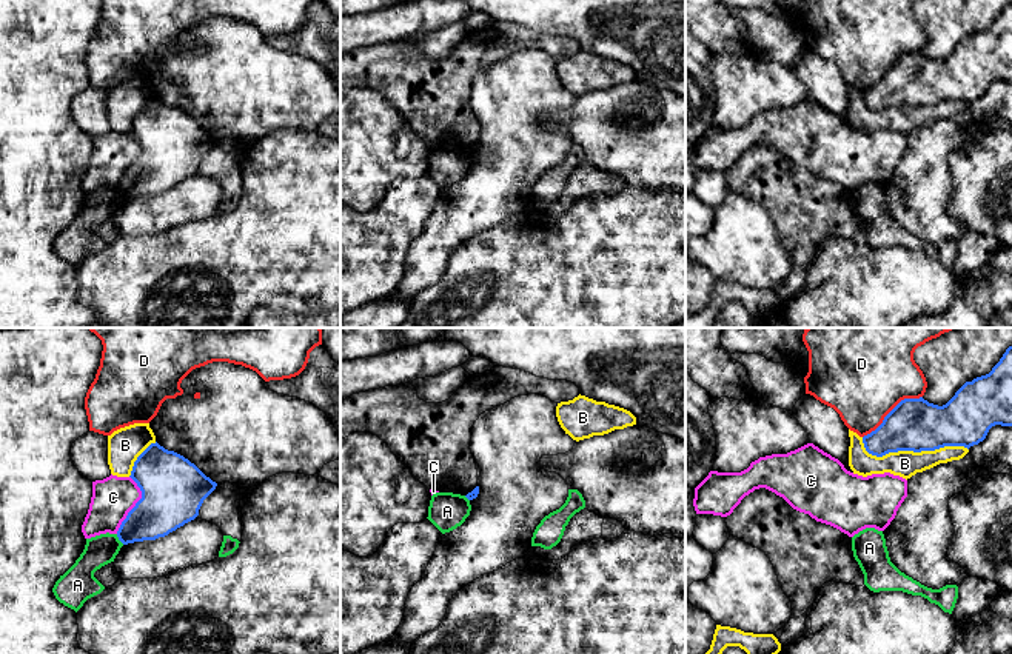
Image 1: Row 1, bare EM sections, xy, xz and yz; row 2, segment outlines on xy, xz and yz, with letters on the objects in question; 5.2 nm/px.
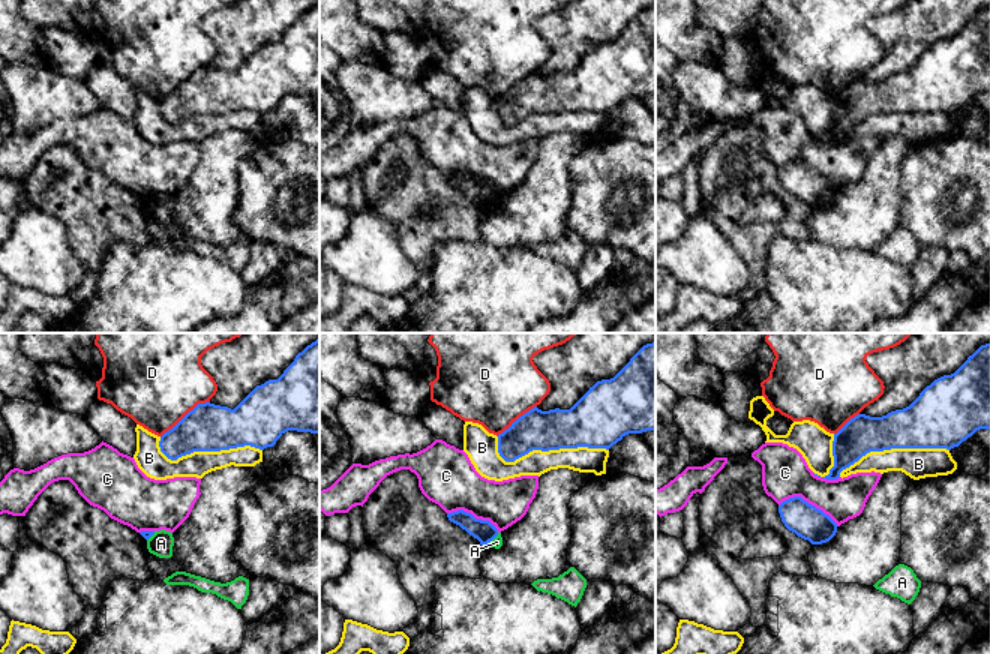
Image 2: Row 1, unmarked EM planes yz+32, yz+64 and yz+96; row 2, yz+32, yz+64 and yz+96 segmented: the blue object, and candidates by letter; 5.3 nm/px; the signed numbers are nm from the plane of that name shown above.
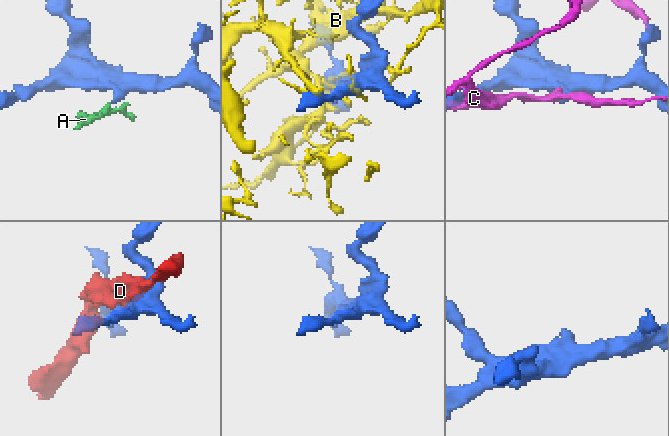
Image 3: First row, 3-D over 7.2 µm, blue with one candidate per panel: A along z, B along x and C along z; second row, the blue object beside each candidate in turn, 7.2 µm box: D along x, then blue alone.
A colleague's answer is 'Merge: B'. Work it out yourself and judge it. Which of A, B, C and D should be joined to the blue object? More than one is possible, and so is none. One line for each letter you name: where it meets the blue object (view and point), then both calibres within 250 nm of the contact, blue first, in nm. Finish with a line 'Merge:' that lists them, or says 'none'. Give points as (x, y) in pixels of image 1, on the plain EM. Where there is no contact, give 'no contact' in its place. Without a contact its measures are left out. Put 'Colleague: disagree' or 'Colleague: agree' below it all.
Merge: none
Colleague: disagree

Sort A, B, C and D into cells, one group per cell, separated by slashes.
A / B / C / D

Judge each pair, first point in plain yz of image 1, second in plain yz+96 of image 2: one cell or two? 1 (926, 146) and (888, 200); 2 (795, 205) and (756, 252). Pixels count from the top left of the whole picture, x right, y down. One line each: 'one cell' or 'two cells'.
1: one cell
2: one cell

